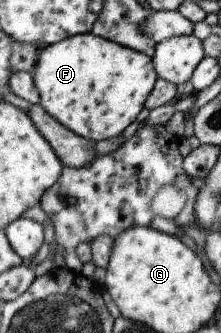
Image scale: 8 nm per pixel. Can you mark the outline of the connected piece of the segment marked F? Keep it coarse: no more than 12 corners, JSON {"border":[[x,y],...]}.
{"border":[[91,32],[39,48],[41,109],[94,143],[133,129],[146,53]]}

